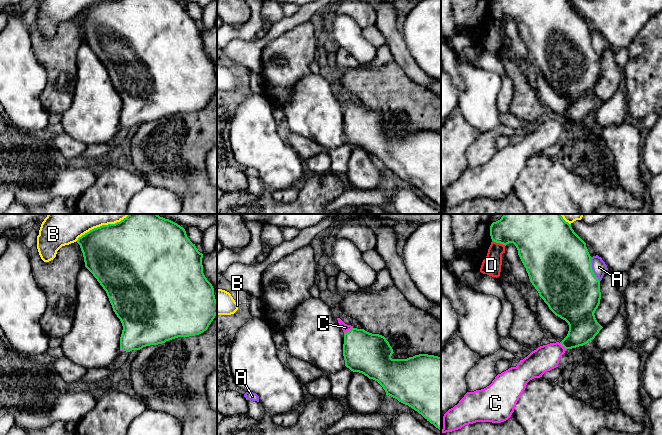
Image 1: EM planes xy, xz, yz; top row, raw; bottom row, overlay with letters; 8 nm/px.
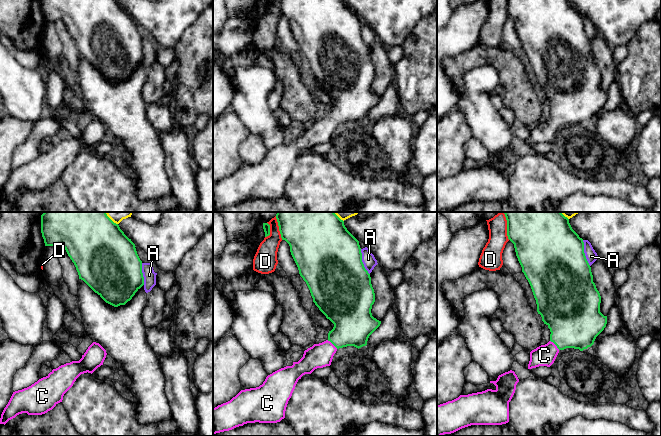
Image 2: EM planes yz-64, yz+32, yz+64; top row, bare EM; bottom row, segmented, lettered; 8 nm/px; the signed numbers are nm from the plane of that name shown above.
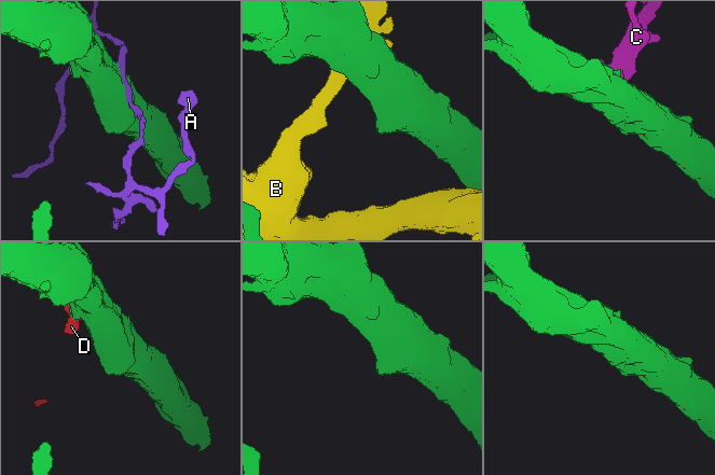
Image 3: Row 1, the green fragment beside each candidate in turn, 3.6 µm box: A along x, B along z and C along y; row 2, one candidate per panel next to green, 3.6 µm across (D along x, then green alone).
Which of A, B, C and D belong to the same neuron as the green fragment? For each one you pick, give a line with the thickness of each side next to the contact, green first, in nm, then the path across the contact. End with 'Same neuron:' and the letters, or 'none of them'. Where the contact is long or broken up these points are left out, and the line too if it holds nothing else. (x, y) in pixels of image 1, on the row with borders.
C: 320/60 nm | across xz (364, 352), (349, 330), (345, 327)
Same neuron: C

